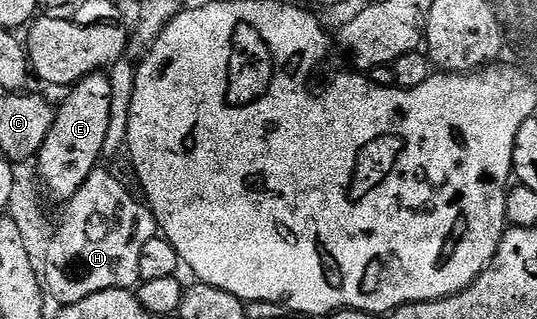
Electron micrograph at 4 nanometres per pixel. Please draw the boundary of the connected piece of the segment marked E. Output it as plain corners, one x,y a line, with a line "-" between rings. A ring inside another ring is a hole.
102,71
78,80
68,92
71,93
64,98
63,105
55,108
55,121
37,157
42,187
47,187
48,194
60,202
71,200
100,163
105,134
109,134
109,114
113,110
111,77

